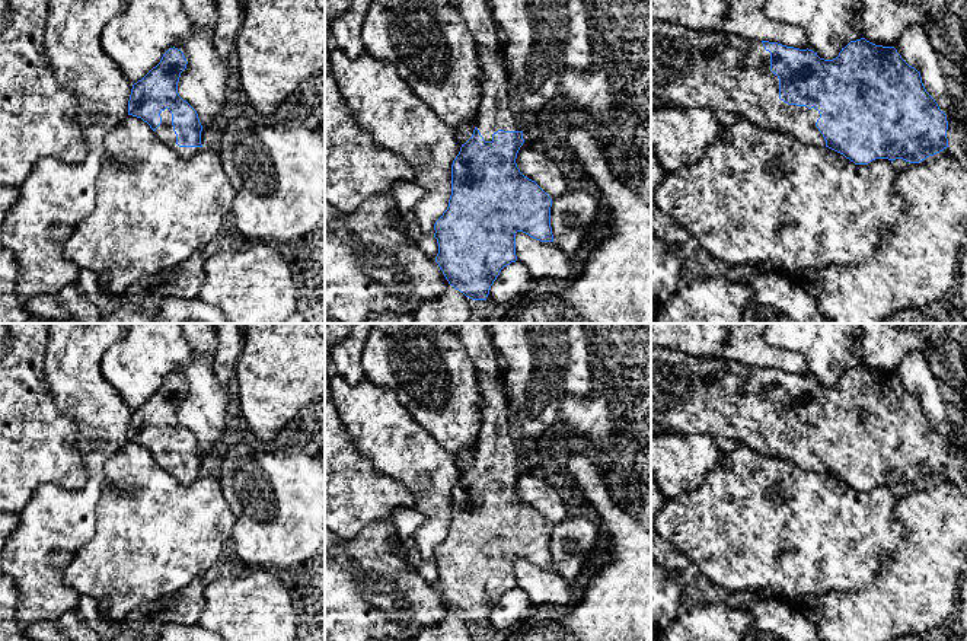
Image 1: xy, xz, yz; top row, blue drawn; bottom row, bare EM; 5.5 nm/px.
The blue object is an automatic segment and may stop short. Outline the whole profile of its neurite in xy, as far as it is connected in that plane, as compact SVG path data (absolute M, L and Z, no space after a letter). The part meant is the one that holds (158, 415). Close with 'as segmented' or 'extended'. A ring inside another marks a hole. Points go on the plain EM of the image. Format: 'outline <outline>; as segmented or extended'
outline M169 374L160 389L133 411L128 441L147 449L169 475L191 484L202 473L202 452L197 437L178 420L186 390L181 376Z; extended

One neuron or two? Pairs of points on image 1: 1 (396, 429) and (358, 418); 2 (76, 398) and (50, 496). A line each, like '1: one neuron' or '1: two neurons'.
1: one neuron
2: one neuron

